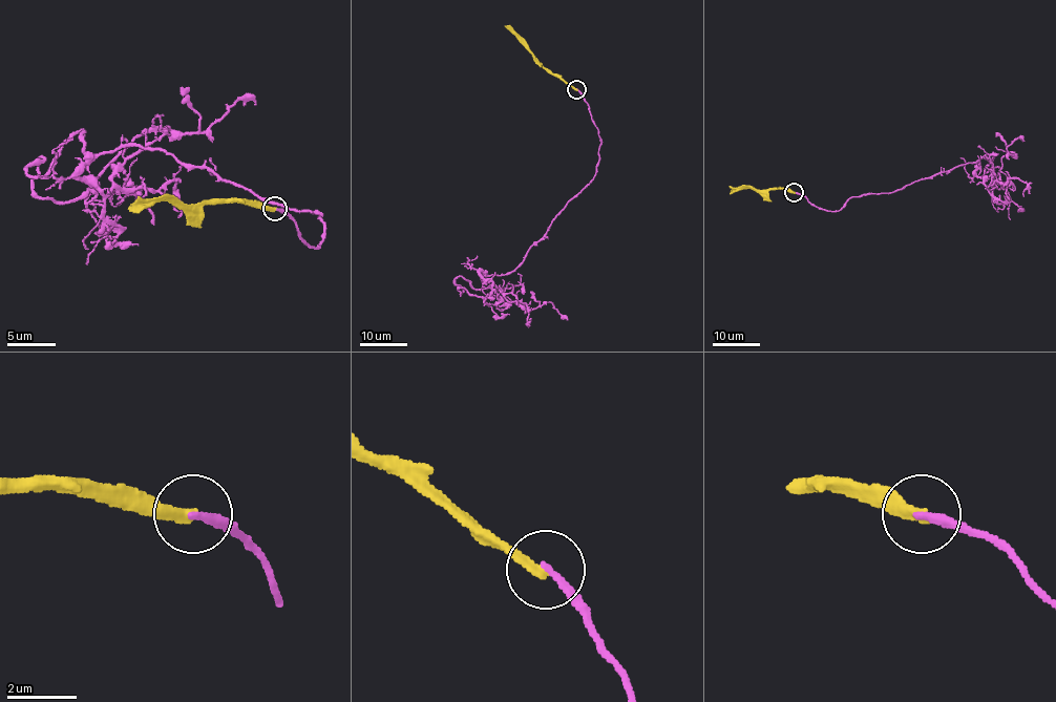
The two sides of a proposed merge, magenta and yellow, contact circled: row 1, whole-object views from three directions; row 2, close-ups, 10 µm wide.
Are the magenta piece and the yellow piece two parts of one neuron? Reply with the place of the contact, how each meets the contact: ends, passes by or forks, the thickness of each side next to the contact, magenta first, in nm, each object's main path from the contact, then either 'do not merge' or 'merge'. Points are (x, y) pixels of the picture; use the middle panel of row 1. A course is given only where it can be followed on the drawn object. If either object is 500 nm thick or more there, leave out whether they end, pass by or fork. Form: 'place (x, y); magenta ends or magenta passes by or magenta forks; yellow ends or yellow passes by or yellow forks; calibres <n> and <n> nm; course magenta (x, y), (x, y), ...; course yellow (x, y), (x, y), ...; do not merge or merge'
place (576, 89); magenta ends; yellow ends; calibres 220 and 280 nm; course magenta (576, 89), (595, 175), (509, 272), (455, 279), (567, 320); course yellow (576, 89), (552, 76), (505, 26); do not merge

